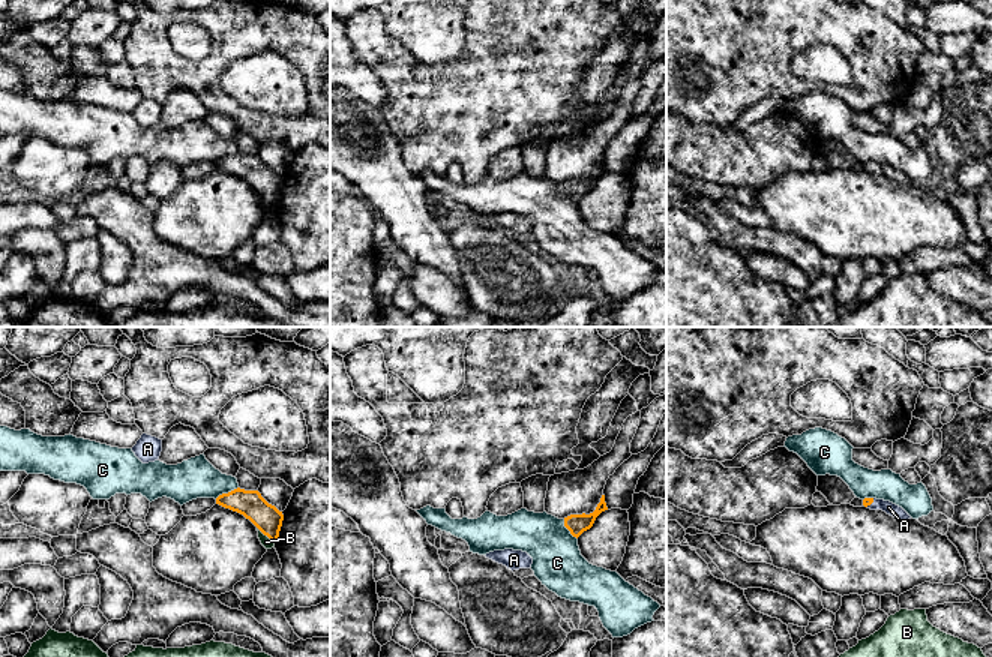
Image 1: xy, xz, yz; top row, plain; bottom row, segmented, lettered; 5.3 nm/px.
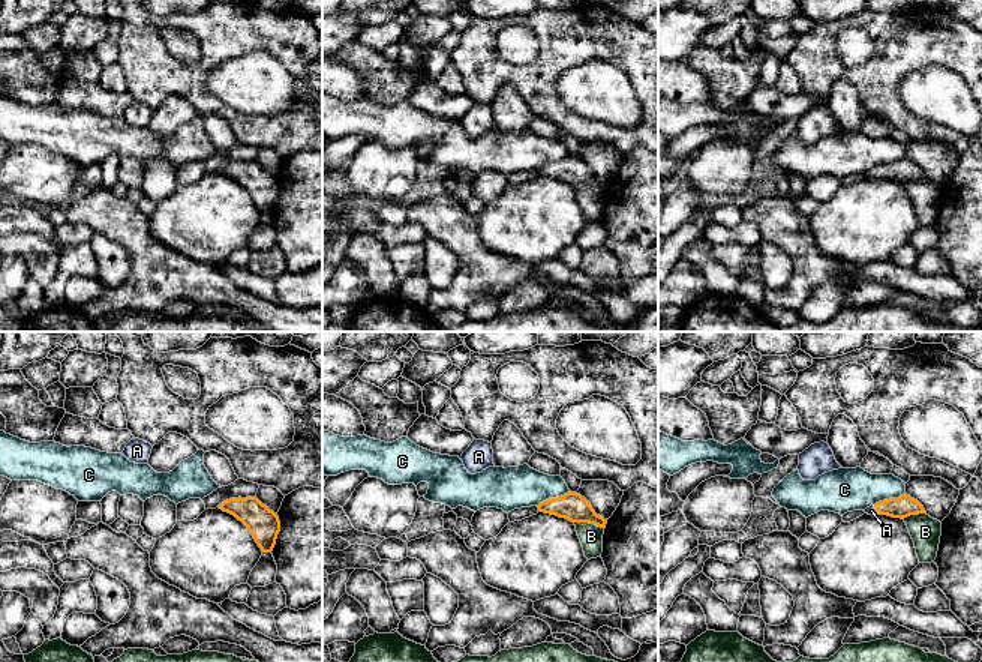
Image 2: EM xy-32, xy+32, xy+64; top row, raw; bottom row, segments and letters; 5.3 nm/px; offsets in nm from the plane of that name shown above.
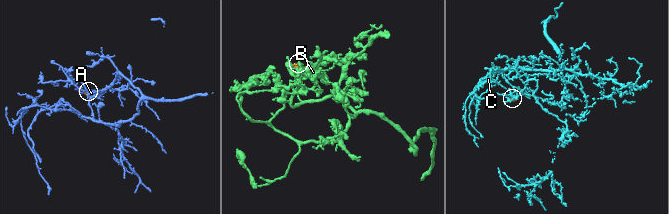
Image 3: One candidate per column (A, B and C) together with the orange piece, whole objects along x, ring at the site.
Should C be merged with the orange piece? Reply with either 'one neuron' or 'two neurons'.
two neurons

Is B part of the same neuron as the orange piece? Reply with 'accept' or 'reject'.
reject

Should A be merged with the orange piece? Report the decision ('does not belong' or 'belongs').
belongs

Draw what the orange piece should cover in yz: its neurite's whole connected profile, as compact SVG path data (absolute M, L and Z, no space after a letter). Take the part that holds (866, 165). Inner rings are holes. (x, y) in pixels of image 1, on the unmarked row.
M864 162L863 170L870 174L882 174L887 178L890 178L899 184L911 183L911 180L902 171L899 171L890 165L876 164L876 162Z

